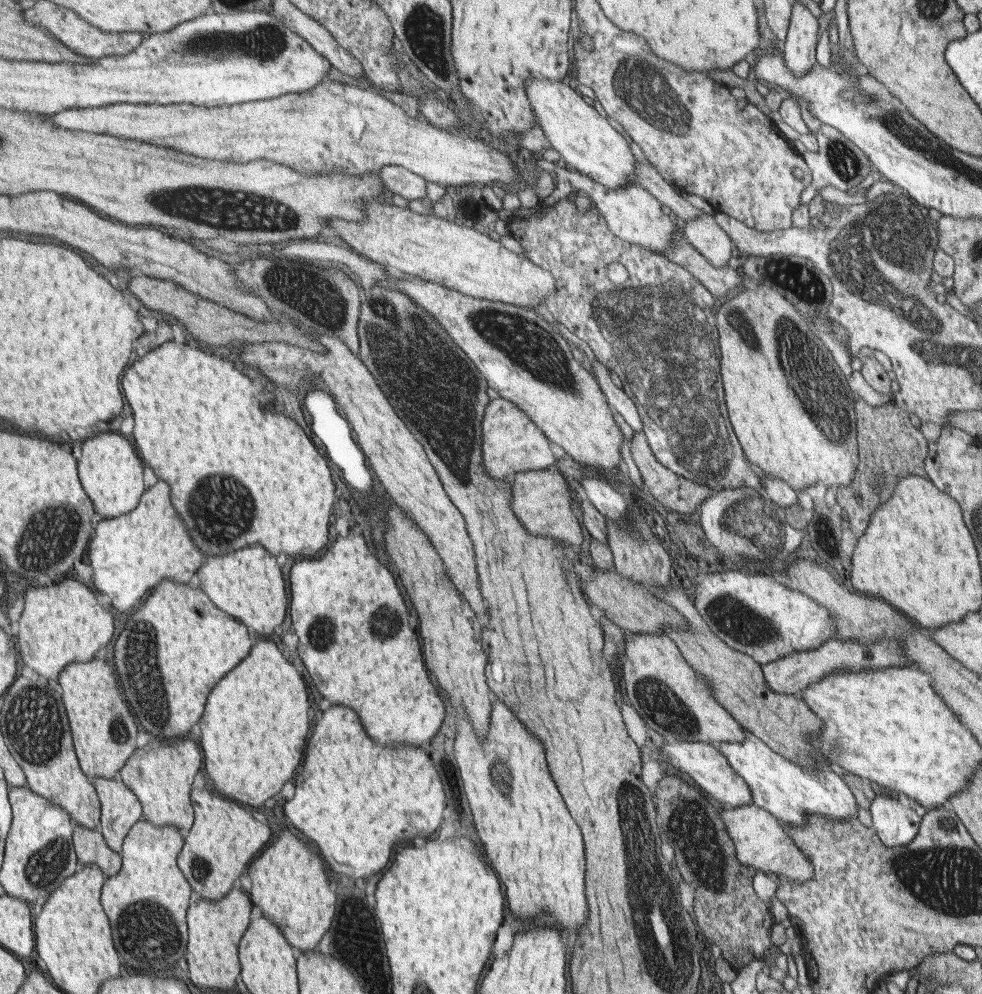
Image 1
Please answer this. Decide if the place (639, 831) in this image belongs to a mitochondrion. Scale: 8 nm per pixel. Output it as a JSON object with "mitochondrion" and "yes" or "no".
{"mitochondrion":"yes"}

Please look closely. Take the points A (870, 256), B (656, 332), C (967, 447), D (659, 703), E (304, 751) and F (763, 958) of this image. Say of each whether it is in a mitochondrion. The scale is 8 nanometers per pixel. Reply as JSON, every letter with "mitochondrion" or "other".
{"A":"mitochondrion","B":"mitochondrion","C":"other","D":"mitochondrion","E":"other","F":"other"}

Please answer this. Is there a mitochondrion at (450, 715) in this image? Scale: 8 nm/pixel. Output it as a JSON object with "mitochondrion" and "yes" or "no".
{"mitochondrion":"no"}

